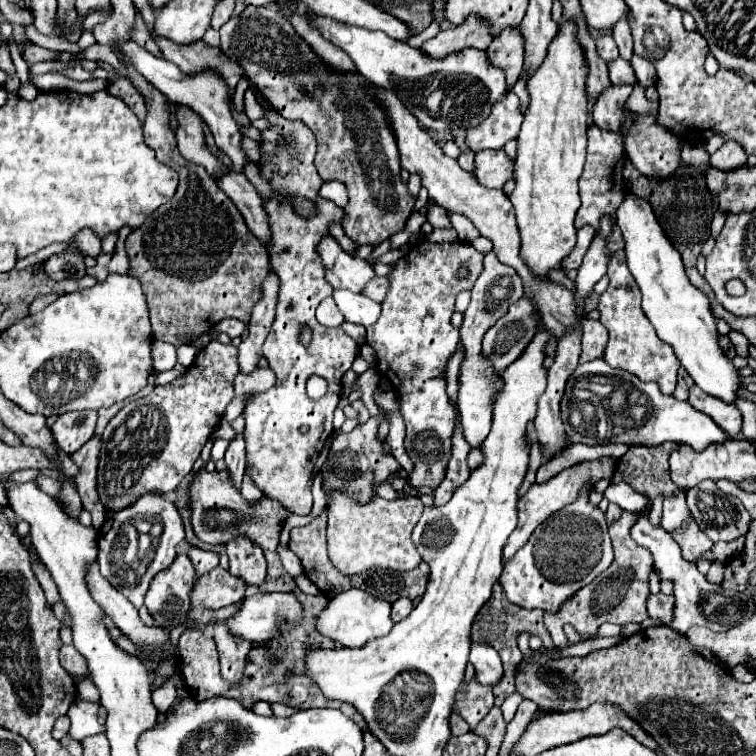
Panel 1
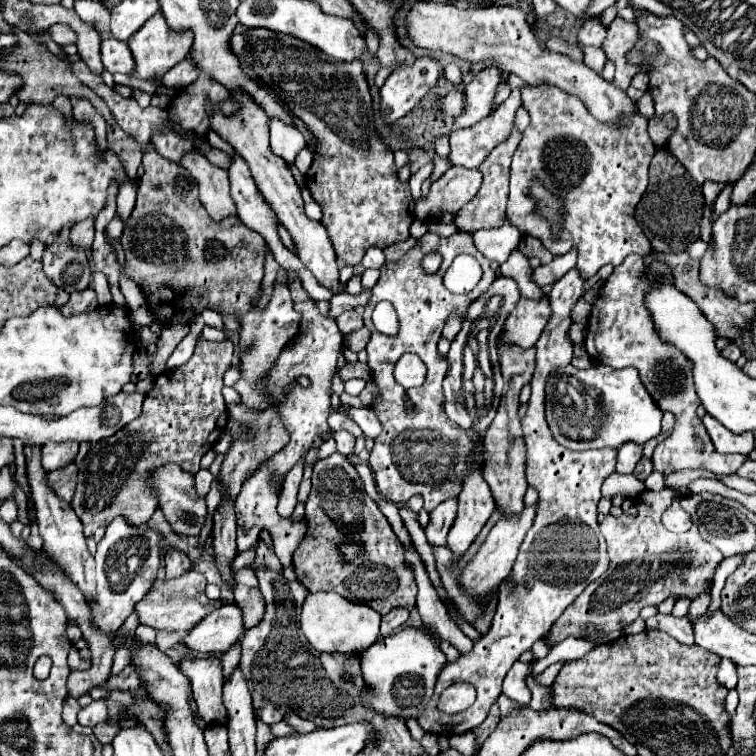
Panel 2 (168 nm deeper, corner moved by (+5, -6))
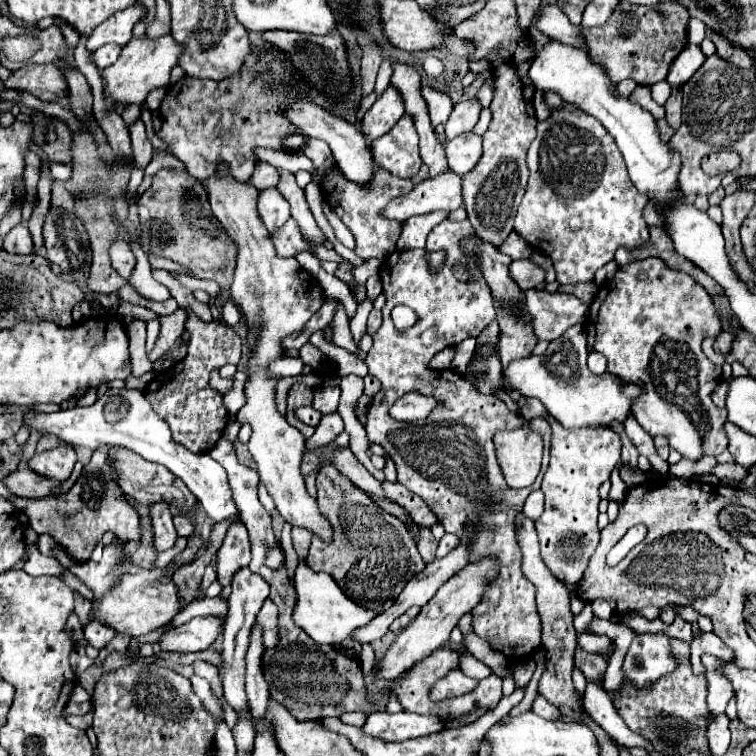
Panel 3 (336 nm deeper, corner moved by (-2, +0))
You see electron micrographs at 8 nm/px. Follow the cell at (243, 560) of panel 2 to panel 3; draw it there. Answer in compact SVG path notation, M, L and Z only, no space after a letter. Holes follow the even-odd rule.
M333 412L333 414L325 414L315 430L315 434L307 440L307 448L309 450L315 450L315 448L323 448L327 446L331 440L329 438L335 438L337 434L343 432L343 418L339 416L339 412Z

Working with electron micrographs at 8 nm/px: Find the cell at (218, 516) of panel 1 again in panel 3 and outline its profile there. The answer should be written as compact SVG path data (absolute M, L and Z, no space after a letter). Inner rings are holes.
M113 448L113 450L109 450L107 462L111 464L111 468L115 472L115 482L119 484L119 488L139 504L149 506L149 504L165 500L165 502L173 504L175 508L179 508L181 512L189 512L197 502L197 498L191 494L191 490L179 478L175 478L175 474L171 474L165 466L155 464L155 462L147 462L147 460L143 460L139 454L131 452L131 450Z

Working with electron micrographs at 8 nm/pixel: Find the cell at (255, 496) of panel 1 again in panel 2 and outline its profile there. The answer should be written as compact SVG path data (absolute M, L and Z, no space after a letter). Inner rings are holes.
M250 568L236 570L232 592L234 592L236 604L244 608L244 626L246 628L256 626L264 614L264 598L260 596L256 574Z

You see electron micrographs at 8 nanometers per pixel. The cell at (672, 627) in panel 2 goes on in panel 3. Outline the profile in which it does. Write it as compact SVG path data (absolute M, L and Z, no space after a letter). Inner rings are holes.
M707 632L701 638L693 638L693 642L690 644L690 660L695 675L706 673L706 669L701 662L701 654L703 652L709 652L709 654L717 656L723 662L731 662L733 656L735 656L735 652L731 648L727 648L721 642L721 638L715 636L713 632Z

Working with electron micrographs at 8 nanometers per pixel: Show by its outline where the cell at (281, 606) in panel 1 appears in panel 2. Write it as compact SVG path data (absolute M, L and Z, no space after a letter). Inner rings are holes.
M224 604L222 608L208 614L194 630L190 630L188 636L184 638L184 644L194 650L200 650L200 652L226 652L232 644L240 642L244 632L246 632L246 628L244 628L242 608L238 604Z

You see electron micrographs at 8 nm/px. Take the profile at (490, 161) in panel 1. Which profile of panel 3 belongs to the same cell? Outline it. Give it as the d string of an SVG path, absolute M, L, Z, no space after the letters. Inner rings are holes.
M455 172L439 174L433 180L417 184L409 194L391 200L383 208L383 218L405 222L411 216L429 214L435 210L453 212L463 204L461 198L461 176Z

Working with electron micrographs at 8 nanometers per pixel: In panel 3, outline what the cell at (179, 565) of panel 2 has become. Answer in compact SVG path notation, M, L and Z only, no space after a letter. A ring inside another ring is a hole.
M155 502L155 506L149 506L149 516L155 548L171 548L177 540L177 532L173 528L173 516L167 502Z

